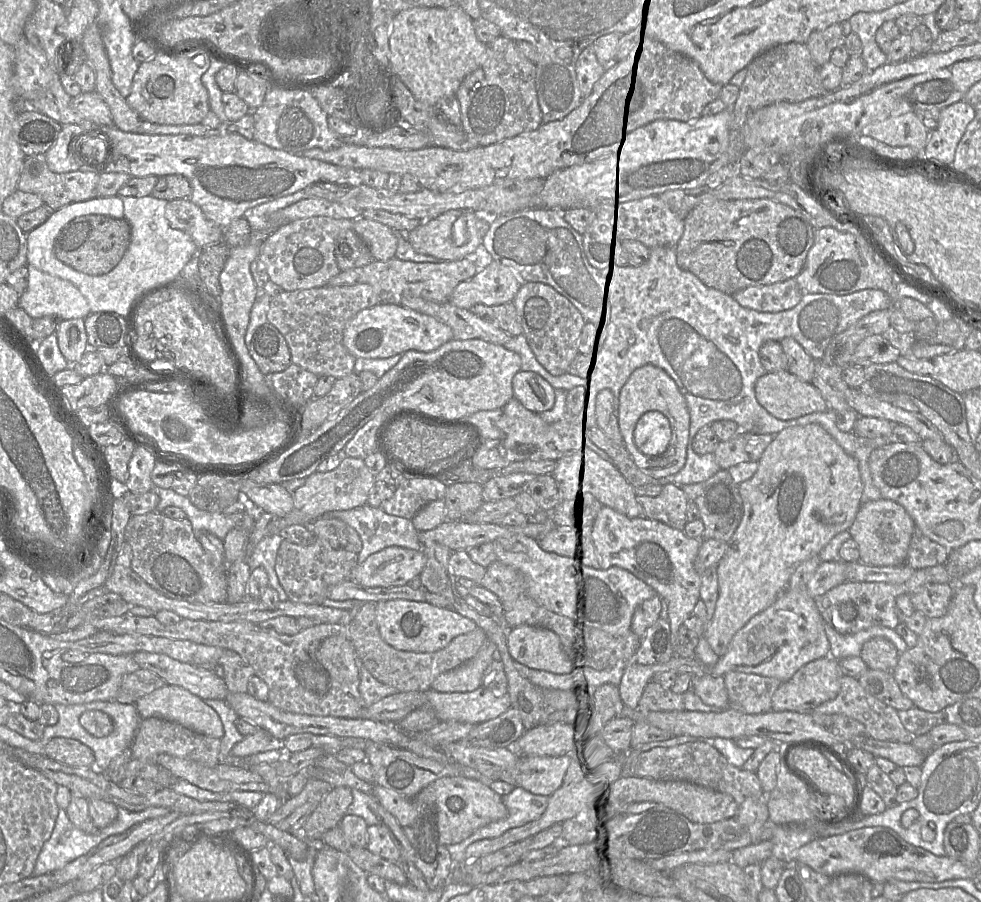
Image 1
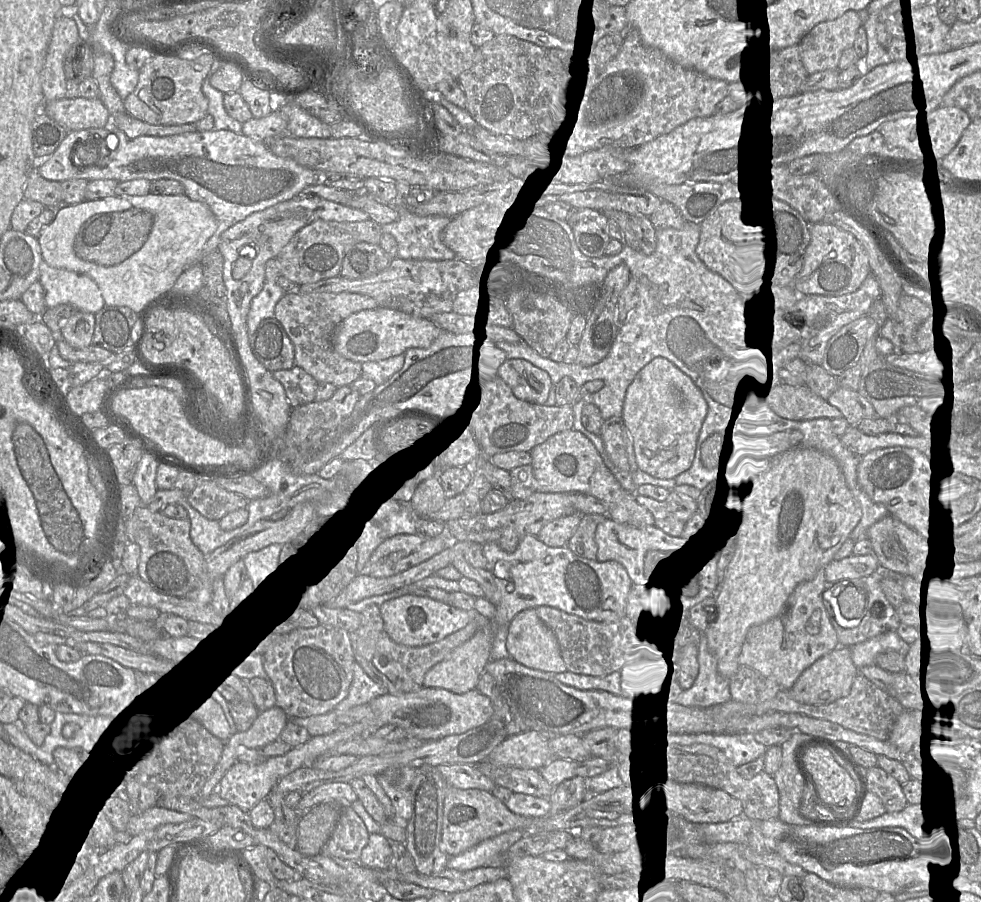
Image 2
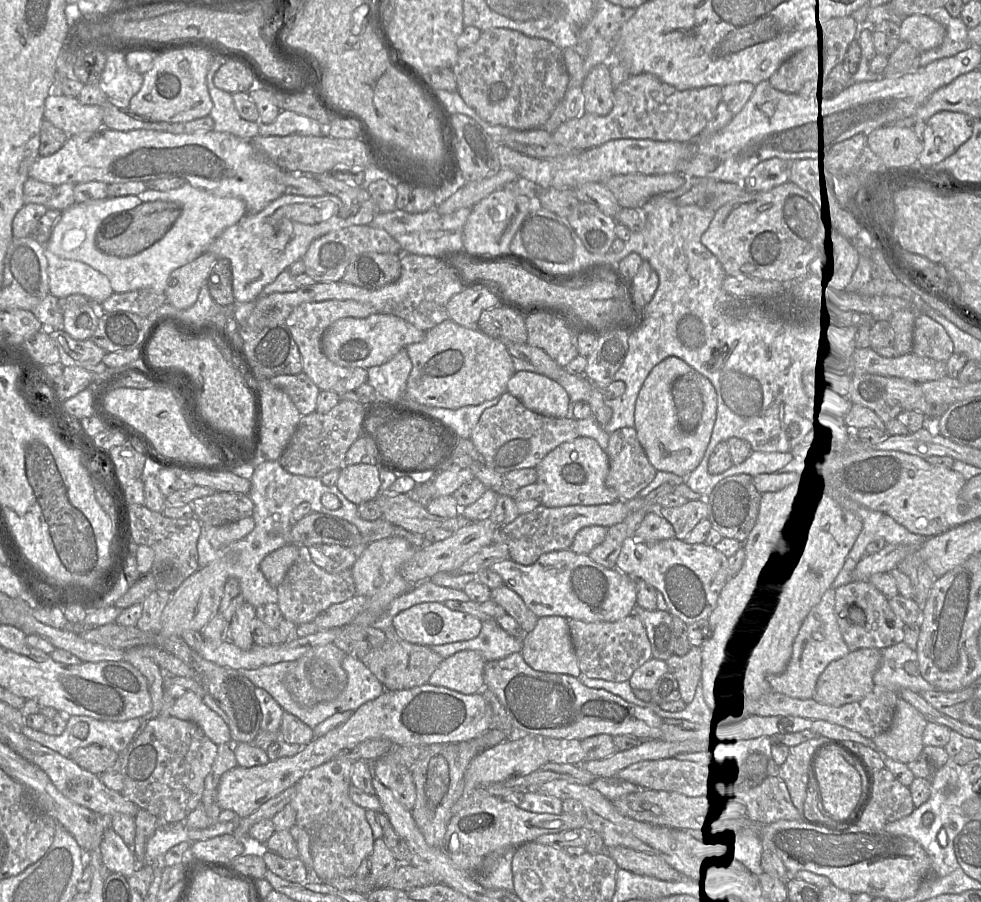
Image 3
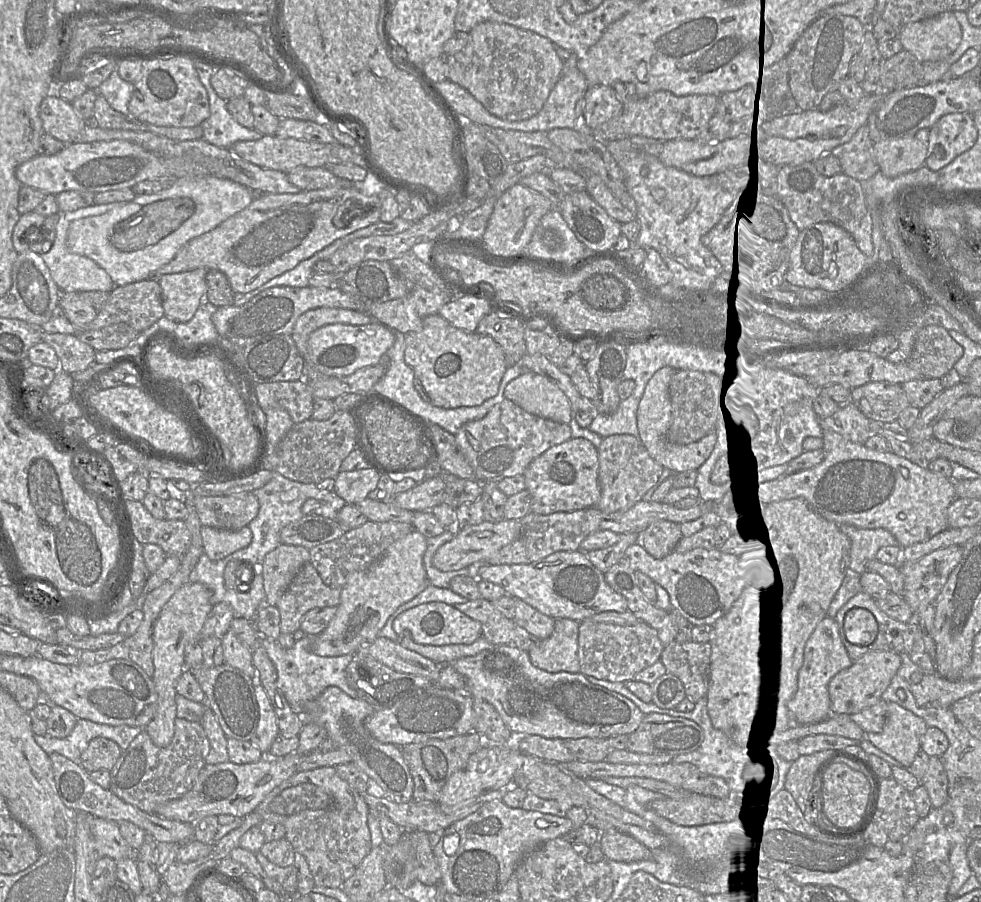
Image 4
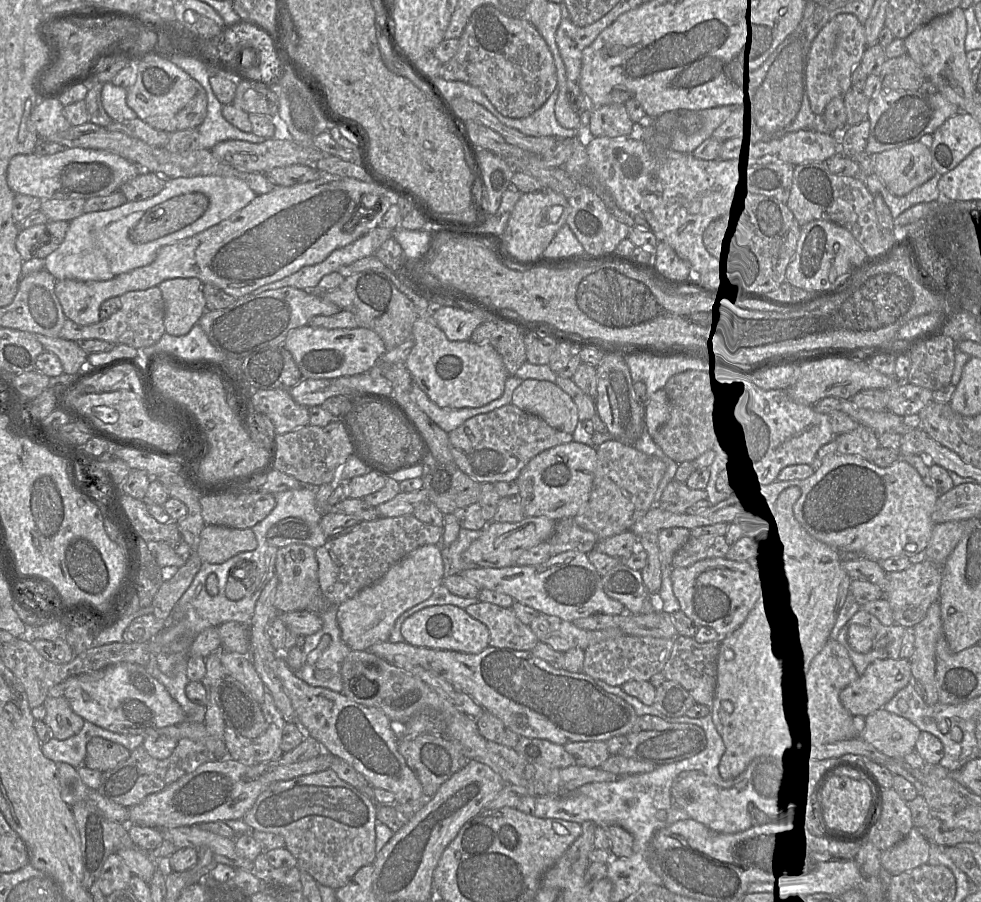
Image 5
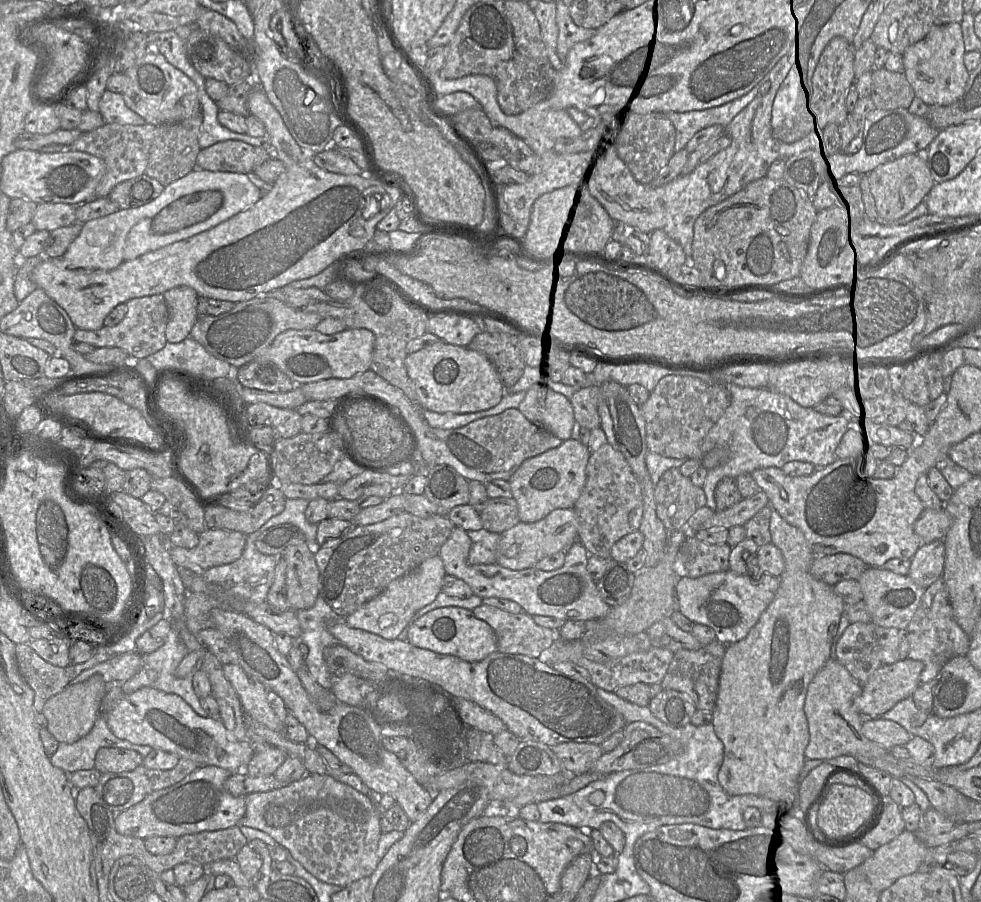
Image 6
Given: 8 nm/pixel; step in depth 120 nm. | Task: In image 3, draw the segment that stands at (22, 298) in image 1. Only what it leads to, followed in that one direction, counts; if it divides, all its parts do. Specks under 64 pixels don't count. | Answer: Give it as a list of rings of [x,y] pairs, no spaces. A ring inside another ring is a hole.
[[[47,248],[44,255],[48,262],[49,292],[56,298],[81,294],[93,300],[96,307],[112,295],[109,279],[91,266],[60,258]]]

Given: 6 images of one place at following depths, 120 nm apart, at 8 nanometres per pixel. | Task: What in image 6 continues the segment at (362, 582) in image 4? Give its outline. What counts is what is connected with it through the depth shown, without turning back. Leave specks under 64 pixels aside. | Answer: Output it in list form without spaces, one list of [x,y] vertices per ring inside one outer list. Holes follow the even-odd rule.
[[[439,555],[423,561],[411,572],[394,579],[375,598],[344,618],[348,626],[377,634],[387,640],[397,639],[406,628],[412,616],[421,608],[432,603],[441,592],[446,571]]]

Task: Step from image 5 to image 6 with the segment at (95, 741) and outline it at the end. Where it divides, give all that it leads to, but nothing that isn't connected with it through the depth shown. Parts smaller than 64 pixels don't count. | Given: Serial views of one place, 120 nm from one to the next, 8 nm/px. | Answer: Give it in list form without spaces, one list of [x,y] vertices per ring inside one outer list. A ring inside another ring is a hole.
[[[101,747],[95,756],[95,768],[103,773],[132,771],[143,764],[144,757],[137,751],[117,747]]]

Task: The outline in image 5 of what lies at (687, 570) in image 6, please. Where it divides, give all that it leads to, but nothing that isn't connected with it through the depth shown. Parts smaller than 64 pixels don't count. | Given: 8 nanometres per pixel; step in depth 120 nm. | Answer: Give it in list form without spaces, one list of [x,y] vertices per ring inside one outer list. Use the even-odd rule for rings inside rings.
[[[706,534],[700,537],[690,536],[672,558],[674,568],[685,568],[709,558],[726,558],[730,545],[725,536]]]

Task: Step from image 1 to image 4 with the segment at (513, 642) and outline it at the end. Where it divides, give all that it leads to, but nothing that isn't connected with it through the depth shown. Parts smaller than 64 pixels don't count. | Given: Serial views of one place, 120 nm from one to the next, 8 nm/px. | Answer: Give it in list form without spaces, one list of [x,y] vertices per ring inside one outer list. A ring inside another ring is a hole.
[[[561,618],[555,619],[552,634],[543,640],[536,640],[528,651],[531,663],[548,673],[580,673],[578,659],[579,622]]]

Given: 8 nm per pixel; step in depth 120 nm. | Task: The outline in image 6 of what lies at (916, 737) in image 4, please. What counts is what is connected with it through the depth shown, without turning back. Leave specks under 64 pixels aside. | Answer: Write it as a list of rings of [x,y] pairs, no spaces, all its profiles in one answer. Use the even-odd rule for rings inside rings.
[[[883,718],[863,722],[862,733],[867,739],[886,750],[890,750],[894,746],[904,746],[912,737],[898,723]]]

